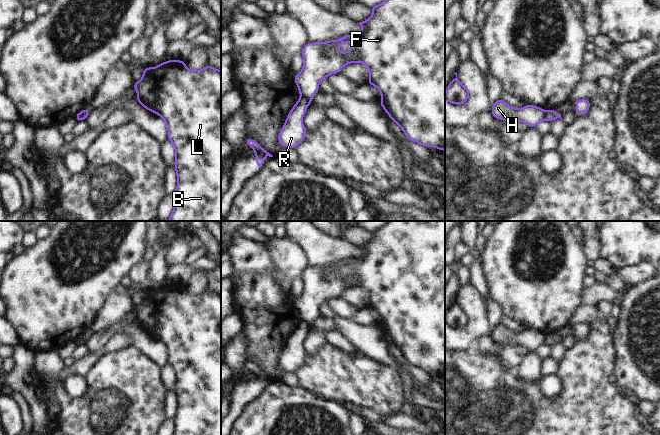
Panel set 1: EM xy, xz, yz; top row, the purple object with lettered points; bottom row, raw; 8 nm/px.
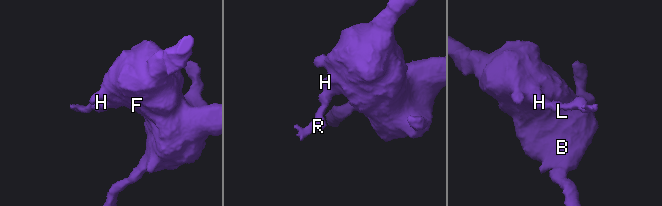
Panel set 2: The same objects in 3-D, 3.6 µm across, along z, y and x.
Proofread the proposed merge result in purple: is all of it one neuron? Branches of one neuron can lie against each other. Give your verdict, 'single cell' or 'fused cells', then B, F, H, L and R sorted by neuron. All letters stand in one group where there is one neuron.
fused cells; groups B F H L / R

